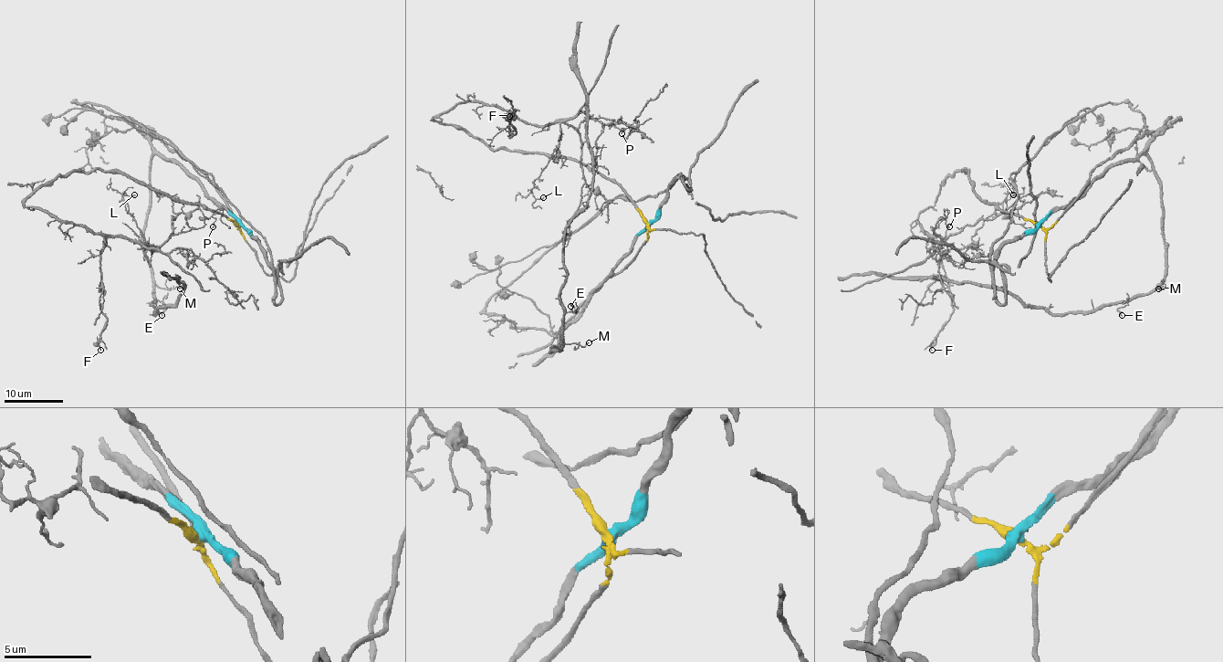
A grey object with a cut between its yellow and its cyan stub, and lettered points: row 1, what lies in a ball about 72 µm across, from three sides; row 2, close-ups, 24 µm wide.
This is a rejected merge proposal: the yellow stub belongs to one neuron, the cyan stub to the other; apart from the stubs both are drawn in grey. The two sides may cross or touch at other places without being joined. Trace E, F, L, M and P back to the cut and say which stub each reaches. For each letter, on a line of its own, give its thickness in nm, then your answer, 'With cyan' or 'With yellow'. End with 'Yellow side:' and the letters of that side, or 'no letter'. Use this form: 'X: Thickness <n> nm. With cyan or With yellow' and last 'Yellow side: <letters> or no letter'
E: Thickness 140 nm. With cyan
F: Thickness 170 nm. With yellow
L: Thickness 140 nm. With yellow
M: Thickness 100 nm. With cyan
P: Thickness 120 nm. With yellow
Yellow side: F, L, P

